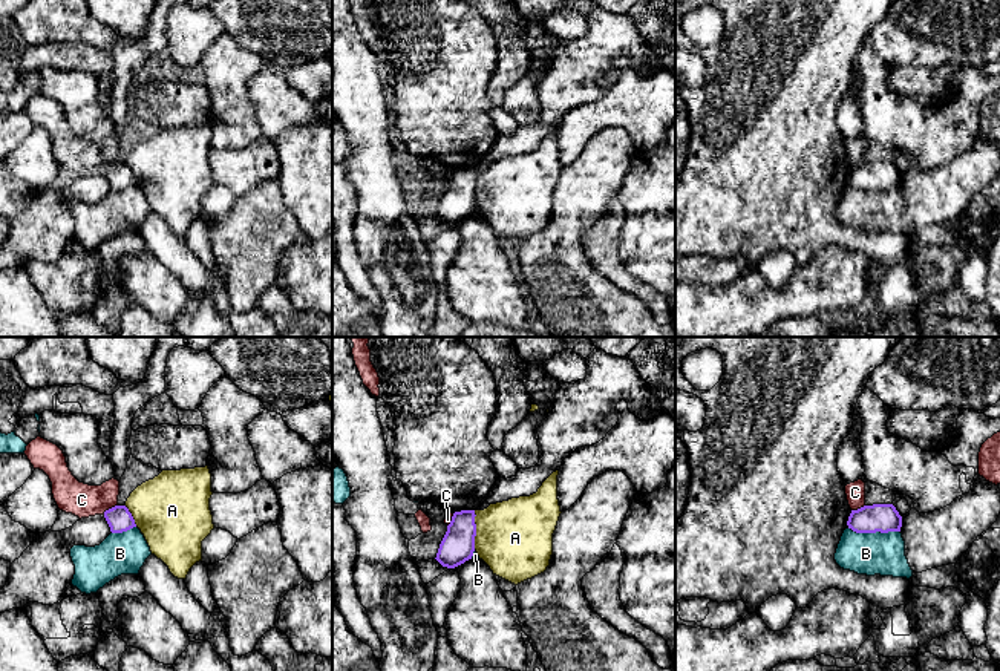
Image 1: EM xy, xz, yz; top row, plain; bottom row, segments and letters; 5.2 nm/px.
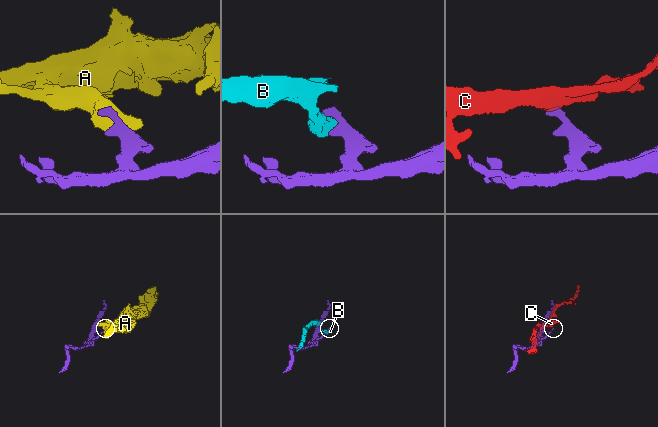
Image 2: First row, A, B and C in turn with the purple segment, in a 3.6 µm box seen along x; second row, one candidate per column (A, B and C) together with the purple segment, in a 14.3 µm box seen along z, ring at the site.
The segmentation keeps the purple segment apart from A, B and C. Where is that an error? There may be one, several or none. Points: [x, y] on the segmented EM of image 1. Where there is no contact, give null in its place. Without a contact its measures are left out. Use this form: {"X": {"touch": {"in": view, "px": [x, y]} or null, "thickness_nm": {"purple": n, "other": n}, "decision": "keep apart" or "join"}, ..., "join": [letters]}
{"A": {"touch": {"in": "xz", "px": [475, 530]}, "thickness_nm": {"purple": 180, "other": 400}, "decision": "keep apart"}, "B": {"touch": {"in": "yz", "px": [873, 532]}, "thickness_nm": {"purple": 150, "other": 220}, "decision": "keep apart"}, "C": {"touch": {"in": "xy", "px": [109, 509]}, "thickness_nm": {"purple": 130, "other": 180}, "decision": "keep apart"}, "join": []}

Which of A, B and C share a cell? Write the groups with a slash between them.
A / B / C

